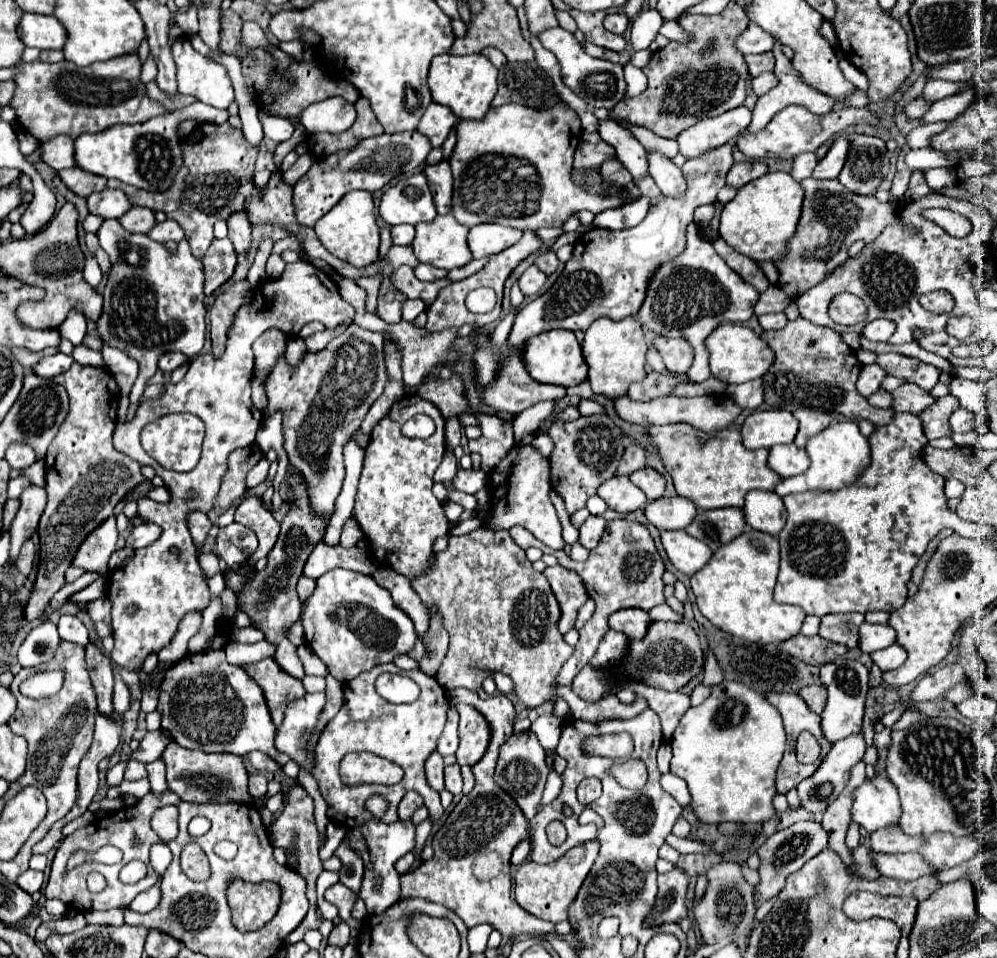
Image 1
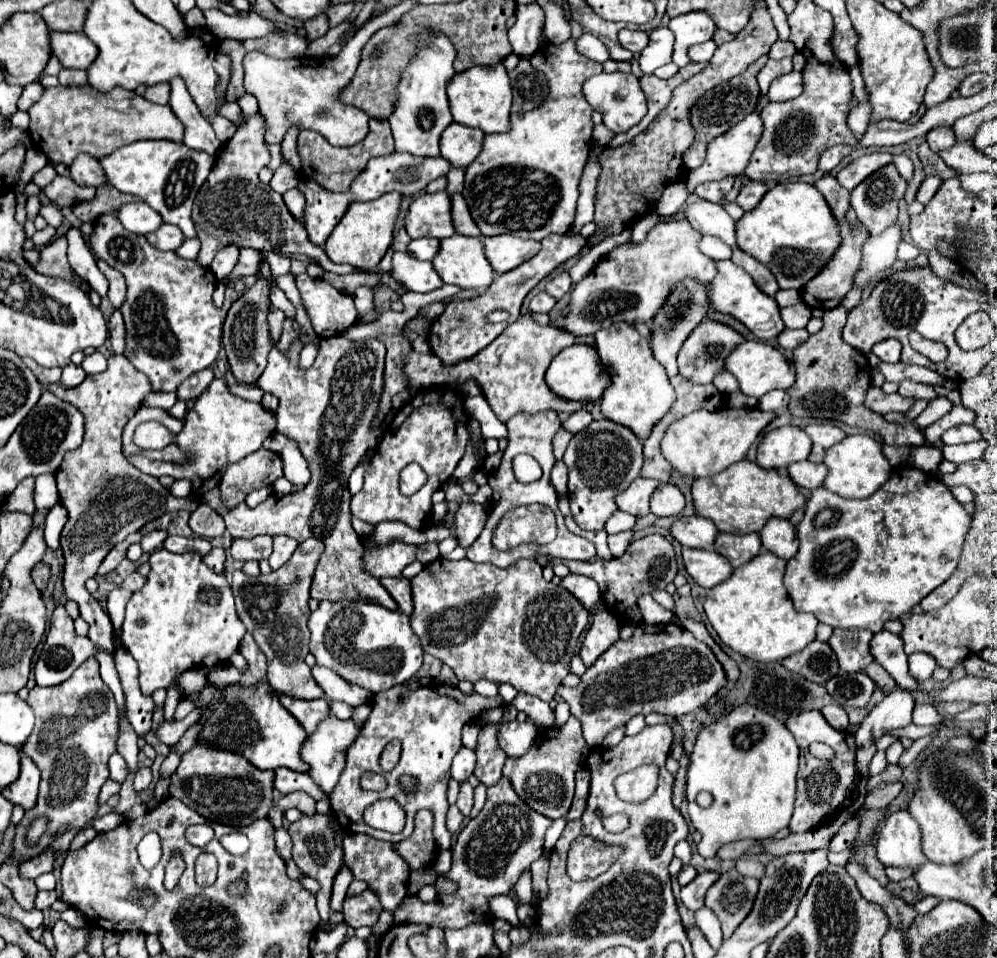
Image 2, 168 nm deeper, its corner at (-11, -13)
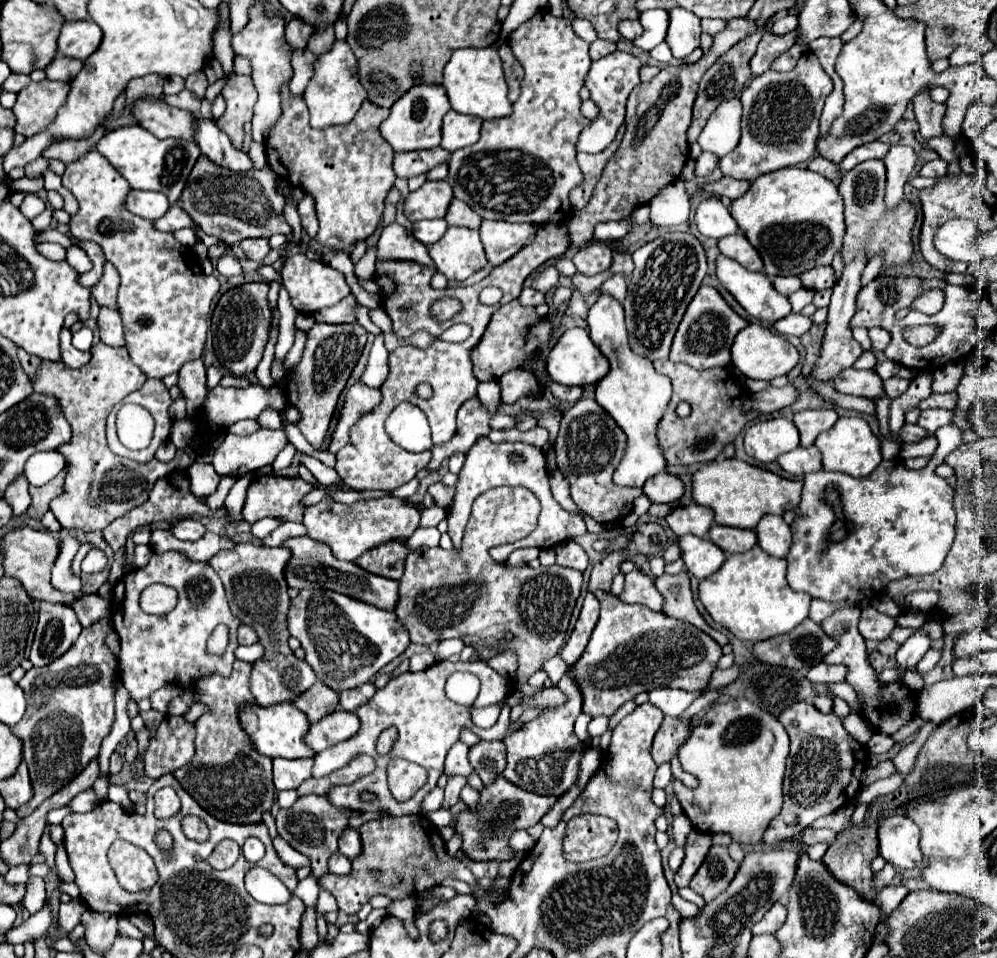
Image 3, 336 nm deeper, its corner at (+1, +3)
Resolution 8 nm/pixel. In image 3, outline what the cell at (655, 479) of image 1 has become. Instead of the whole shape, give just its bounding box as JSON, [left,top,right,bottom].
[643,472,683,504]

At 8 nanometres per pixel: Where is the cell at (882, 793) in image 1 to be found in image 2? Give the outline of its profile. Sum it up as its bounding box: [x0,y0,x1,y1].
[877,812,927,872]

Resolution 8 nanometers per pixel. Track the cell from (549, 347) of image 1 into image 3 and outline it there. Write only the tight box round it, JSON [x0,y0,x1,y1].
[547,328,609,386]

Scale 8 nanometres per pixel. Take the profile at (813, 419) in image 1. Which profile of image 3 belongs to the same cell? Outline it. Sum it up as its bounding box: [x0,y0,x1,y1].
[793,410,837,448]

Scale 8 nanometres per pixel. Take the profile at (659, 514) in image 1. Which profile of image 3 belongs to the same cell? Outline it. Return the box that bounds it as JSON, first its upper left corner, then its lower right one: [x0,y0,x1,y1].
[665,502,713,536]

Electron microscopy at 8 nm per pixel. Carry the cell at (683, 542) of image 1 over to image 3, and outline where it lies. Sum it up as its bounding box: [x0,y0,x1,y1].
[679,534,725,580]

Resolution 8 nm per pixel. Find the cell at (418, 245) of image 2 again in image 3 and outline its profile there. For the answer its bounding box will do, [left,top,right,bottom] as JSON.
[413,220,447,246]

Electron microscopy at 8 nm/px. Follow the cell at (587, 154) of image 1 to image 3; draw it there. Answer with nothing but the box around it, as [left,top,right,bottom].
[567,16,757,246]

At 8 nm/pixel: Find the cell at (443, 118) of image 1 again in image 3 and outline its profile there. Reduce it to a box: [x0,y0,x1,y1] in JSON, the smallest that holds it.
[441,110,479,152]

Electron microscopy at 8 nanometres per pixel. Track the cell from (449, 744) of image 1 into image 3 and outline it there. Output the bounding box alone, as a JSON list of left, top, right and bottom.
[445,742,473,776]

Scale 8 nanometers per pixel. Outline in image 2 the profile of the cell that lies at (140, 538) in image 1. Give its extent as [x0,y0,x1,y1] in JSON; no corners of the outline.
[163,536,211,556]

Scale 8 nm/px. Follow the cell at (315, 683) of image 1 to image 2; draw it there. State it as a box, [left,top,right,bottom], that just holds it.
[331,702,355,720]

